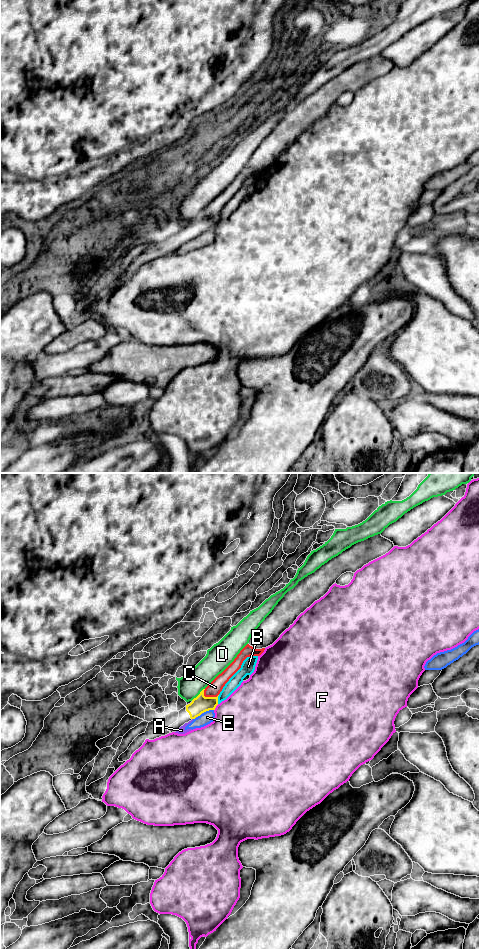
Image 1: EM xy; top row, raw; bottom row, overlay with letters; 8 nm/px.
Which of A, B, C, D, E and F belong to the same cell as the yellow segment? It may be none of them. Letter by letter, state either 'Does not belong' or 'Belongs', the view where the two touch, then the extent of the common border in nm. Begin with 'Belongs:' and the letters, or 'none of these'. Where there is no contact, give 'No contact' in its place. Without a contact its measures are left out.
Belongs: none of these
A: Does not belong. No contact
B: Does not belong. Touches yellow in xy. Shared border 70 nm
C: Does not belong. Touches yellow in xy. Shared border 130 nm
D: Does not belong. Touches yellow in xy. Shared border 150 nm
E: Does not belong. Touches yellow in xy. Shared border 90 nm
F: Does not belong. Touches yellow in xy. Shared border 70 nm

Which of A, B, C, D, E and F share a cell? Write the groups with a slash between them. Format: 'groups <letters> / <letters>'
groups A E / B / C / D / F

